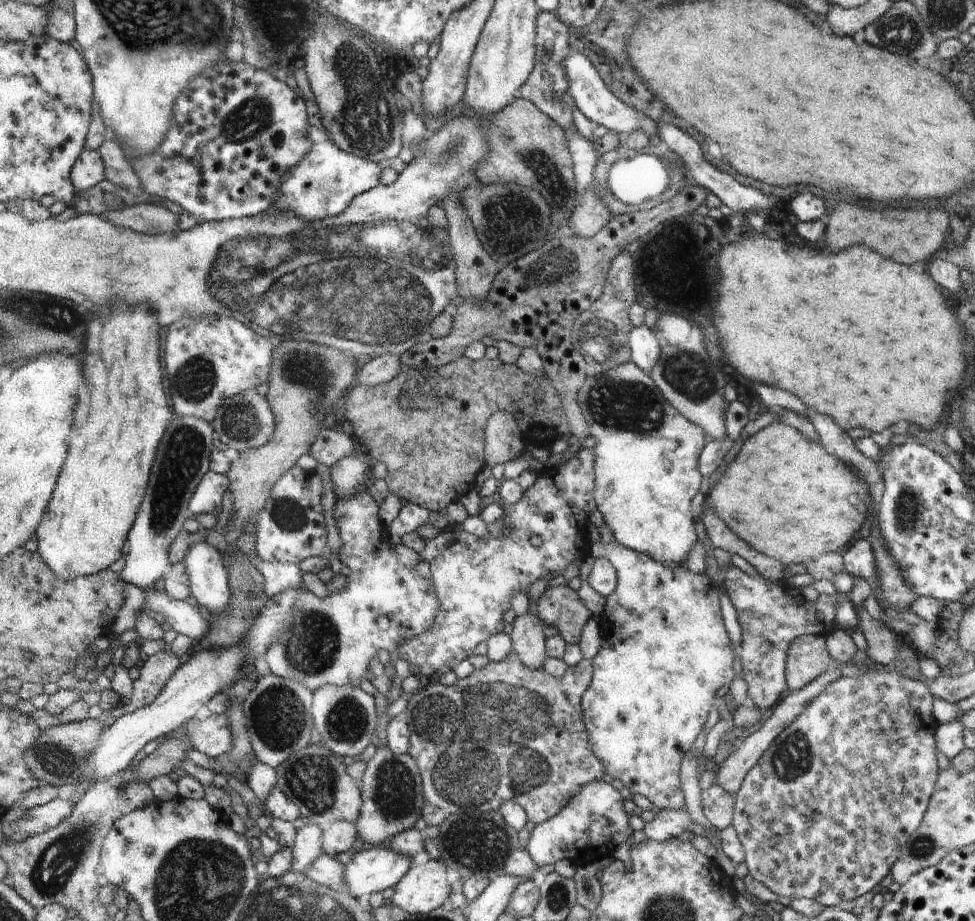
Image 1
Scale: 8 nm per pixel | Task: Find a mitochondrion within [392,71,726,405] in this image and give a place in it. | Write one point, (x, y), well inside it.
(516, 218)

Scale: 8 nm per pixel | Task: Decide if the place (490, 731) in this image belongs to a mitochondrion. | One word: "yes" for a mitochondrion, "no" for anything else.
yes

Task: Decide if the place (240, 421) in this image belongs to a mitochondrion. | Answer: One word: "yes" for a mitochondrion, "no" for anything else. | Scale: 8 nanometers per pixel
yes

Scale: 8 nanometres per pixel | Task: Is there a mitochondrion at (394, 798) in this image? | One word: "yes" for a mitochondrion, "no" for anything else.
yes

